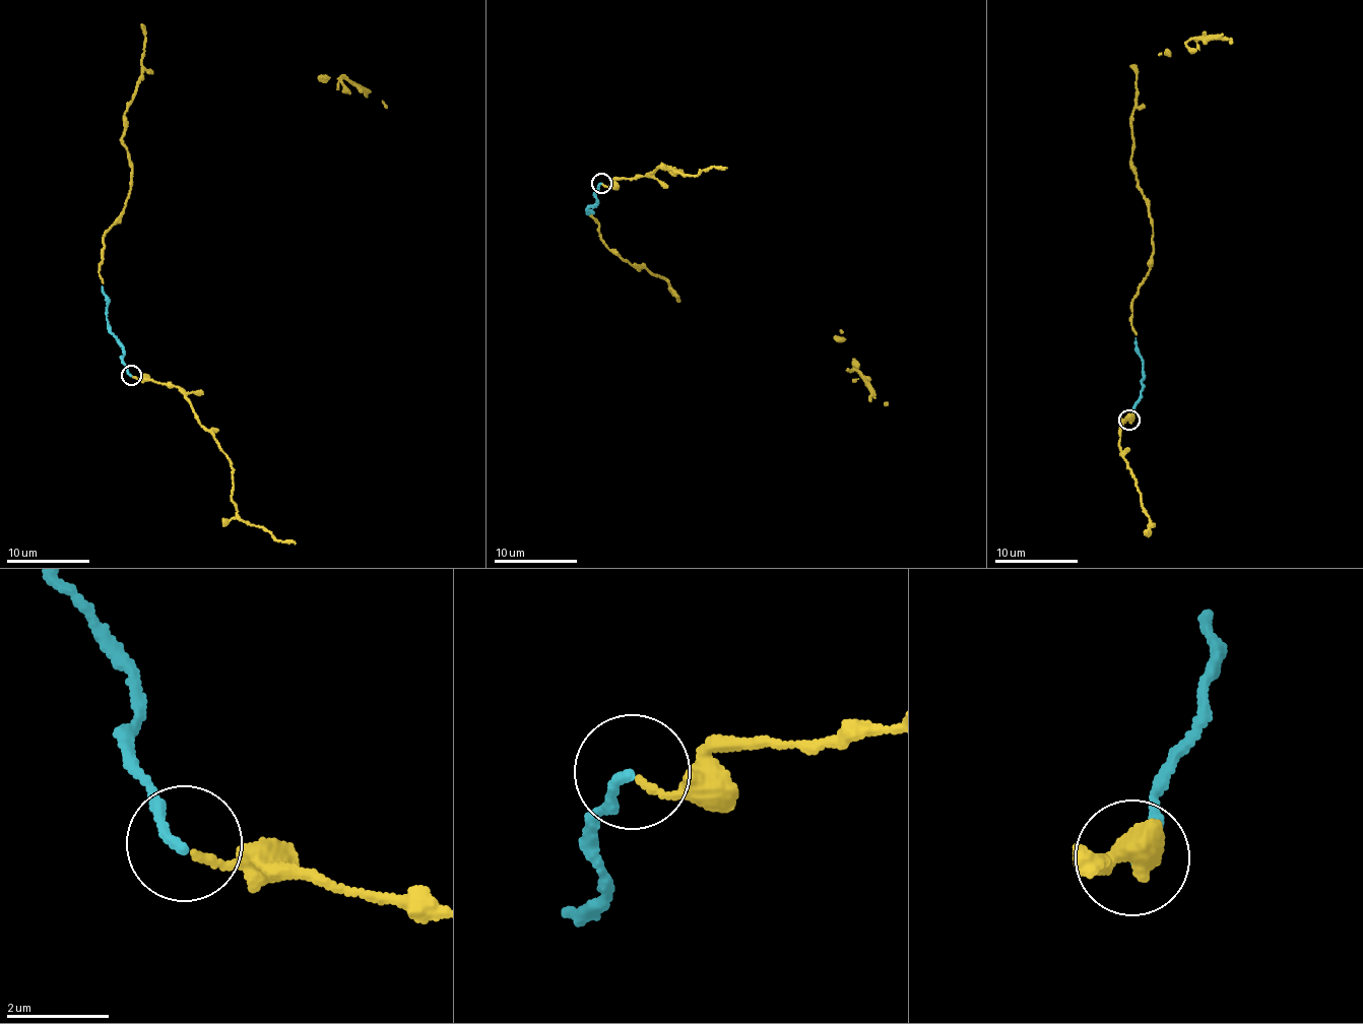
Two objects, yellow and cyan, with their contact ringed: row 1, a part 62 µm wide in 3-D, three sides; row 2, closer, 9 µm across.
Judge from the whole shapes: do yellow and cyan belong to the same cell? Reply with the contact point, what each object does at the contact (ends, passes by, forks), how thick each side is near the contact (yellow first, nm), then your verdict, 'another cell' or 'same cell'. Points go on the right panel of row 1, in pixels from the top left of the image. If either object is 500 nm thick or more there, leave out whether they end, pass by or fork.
place (1129, 420); yellow ends; cyan ends; calibres 130 and 200 nm; same cell

